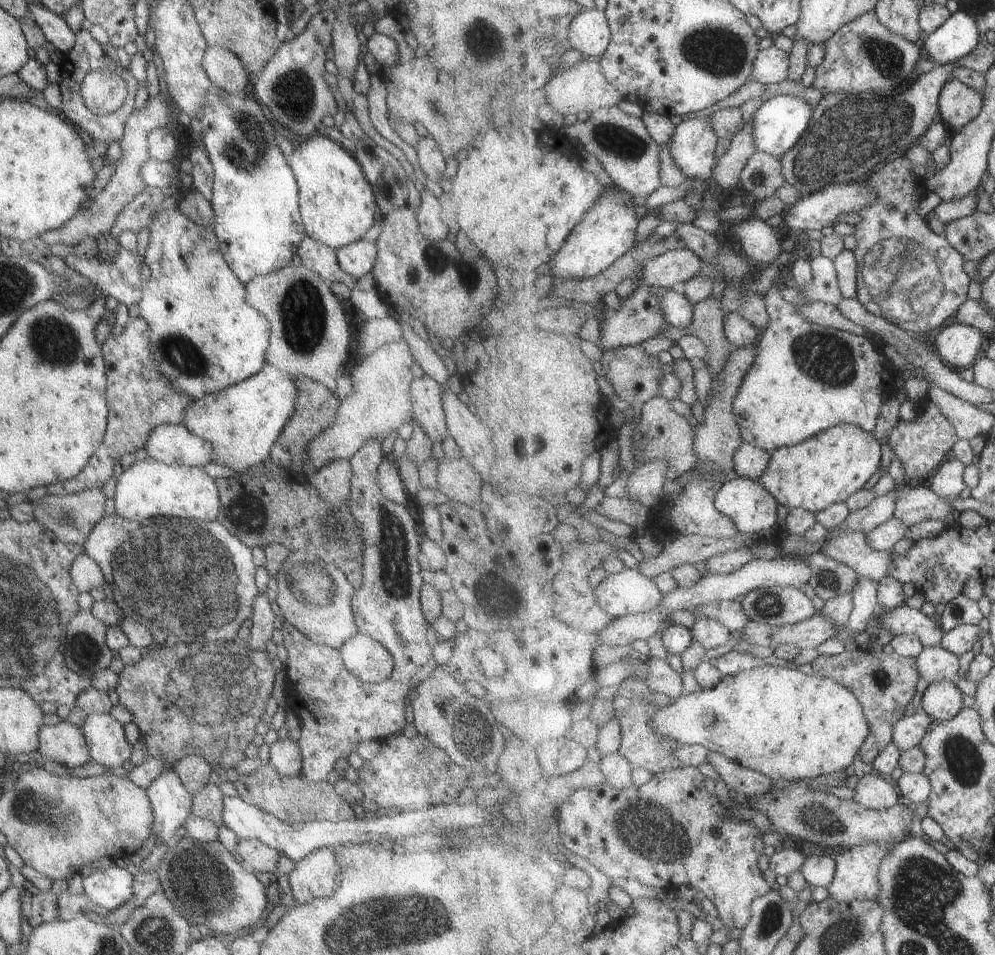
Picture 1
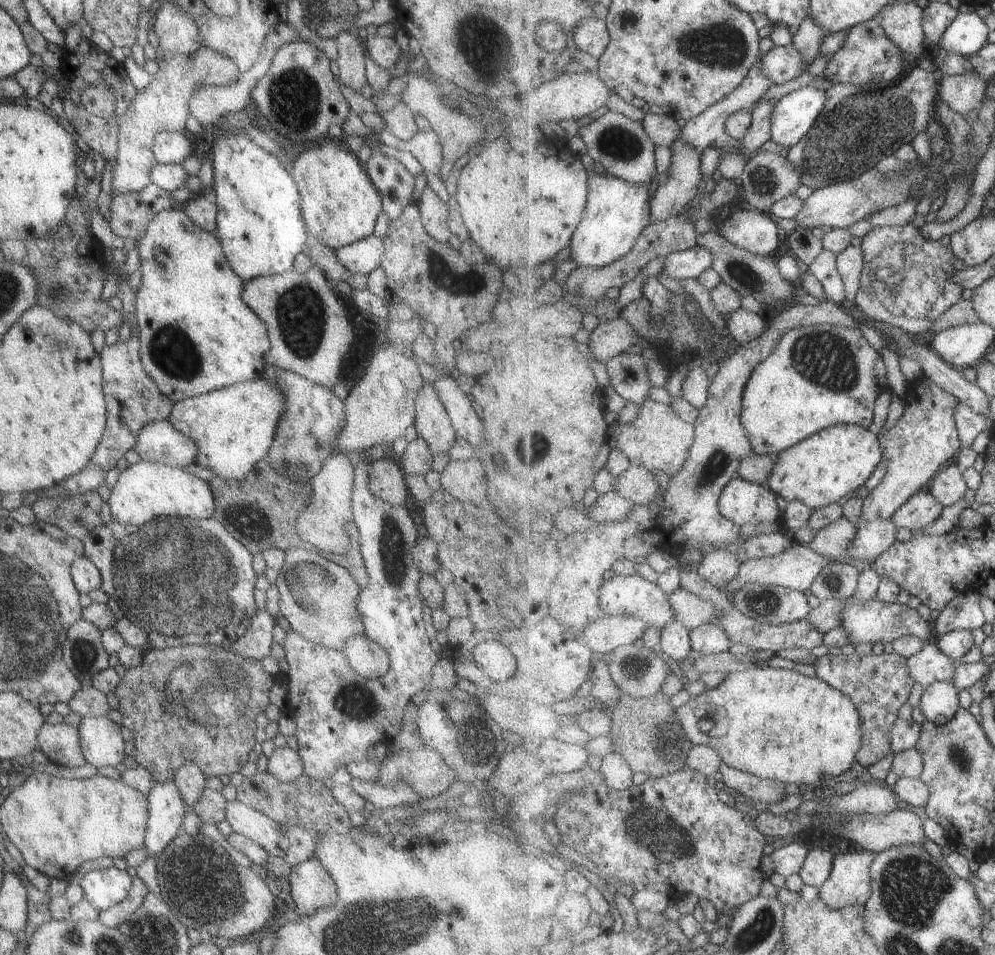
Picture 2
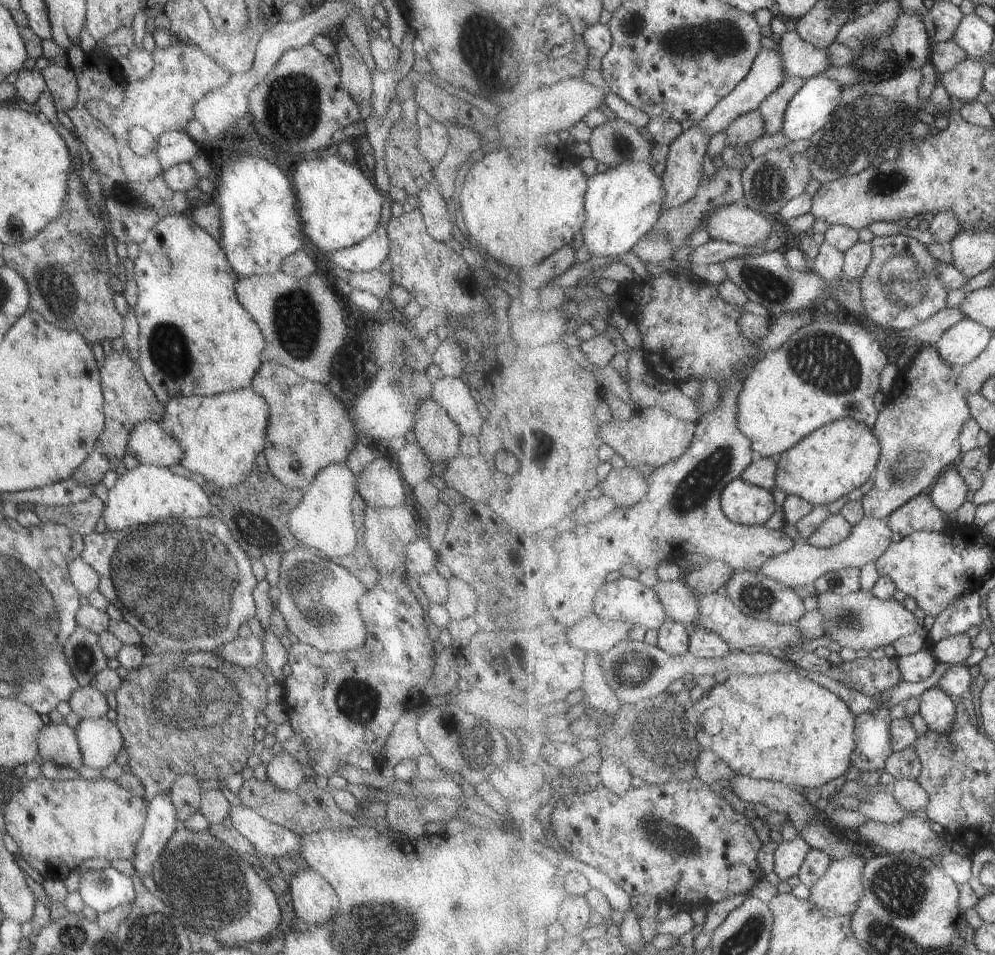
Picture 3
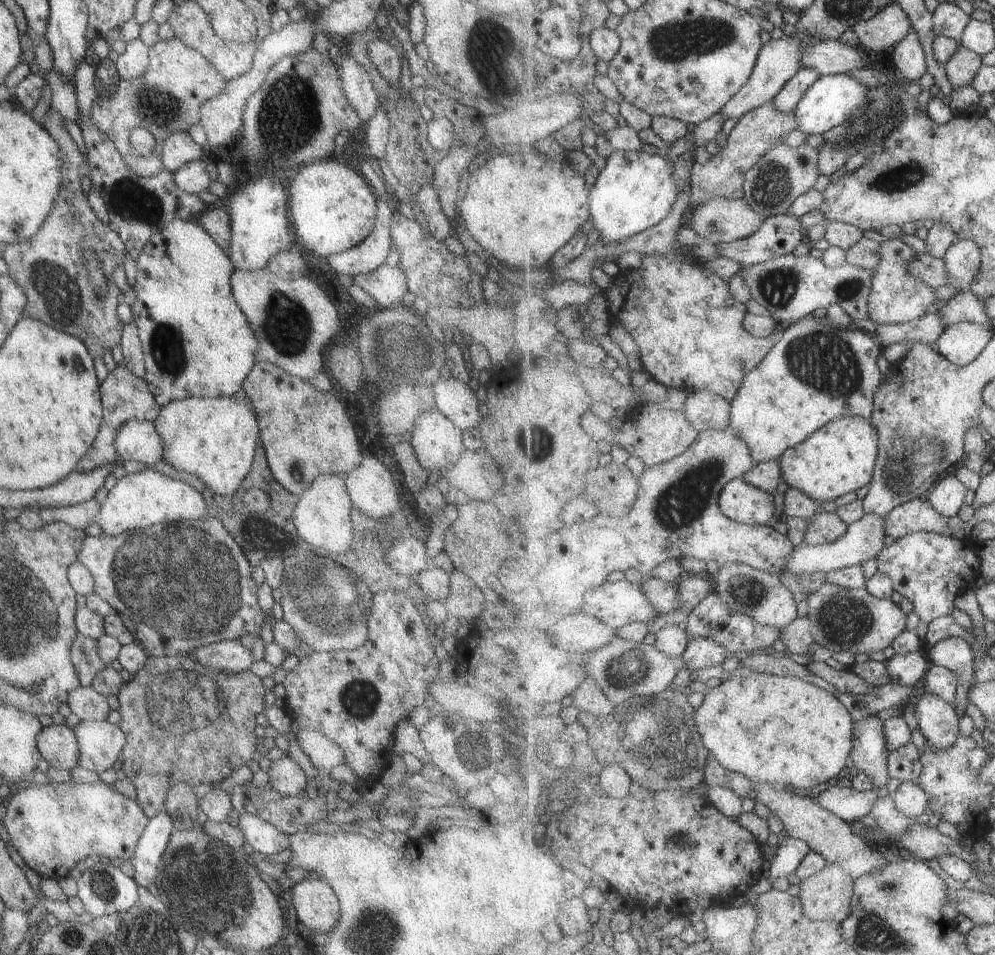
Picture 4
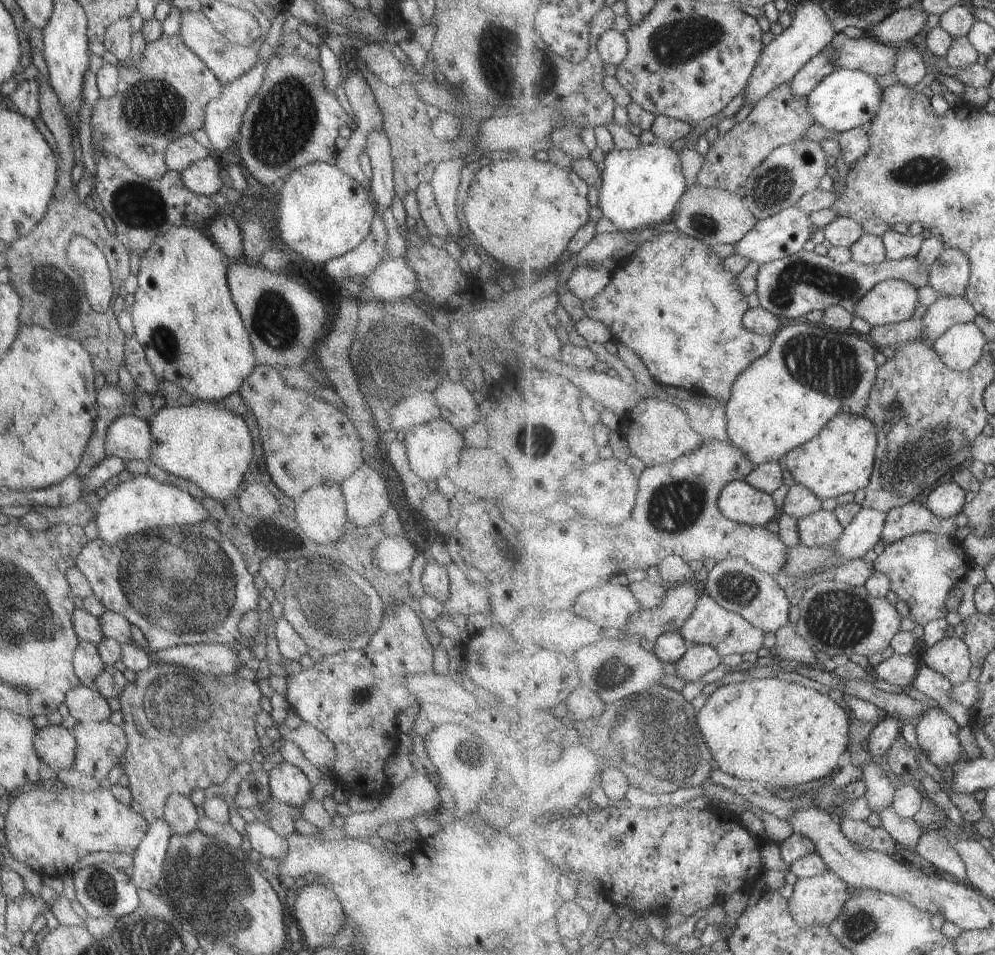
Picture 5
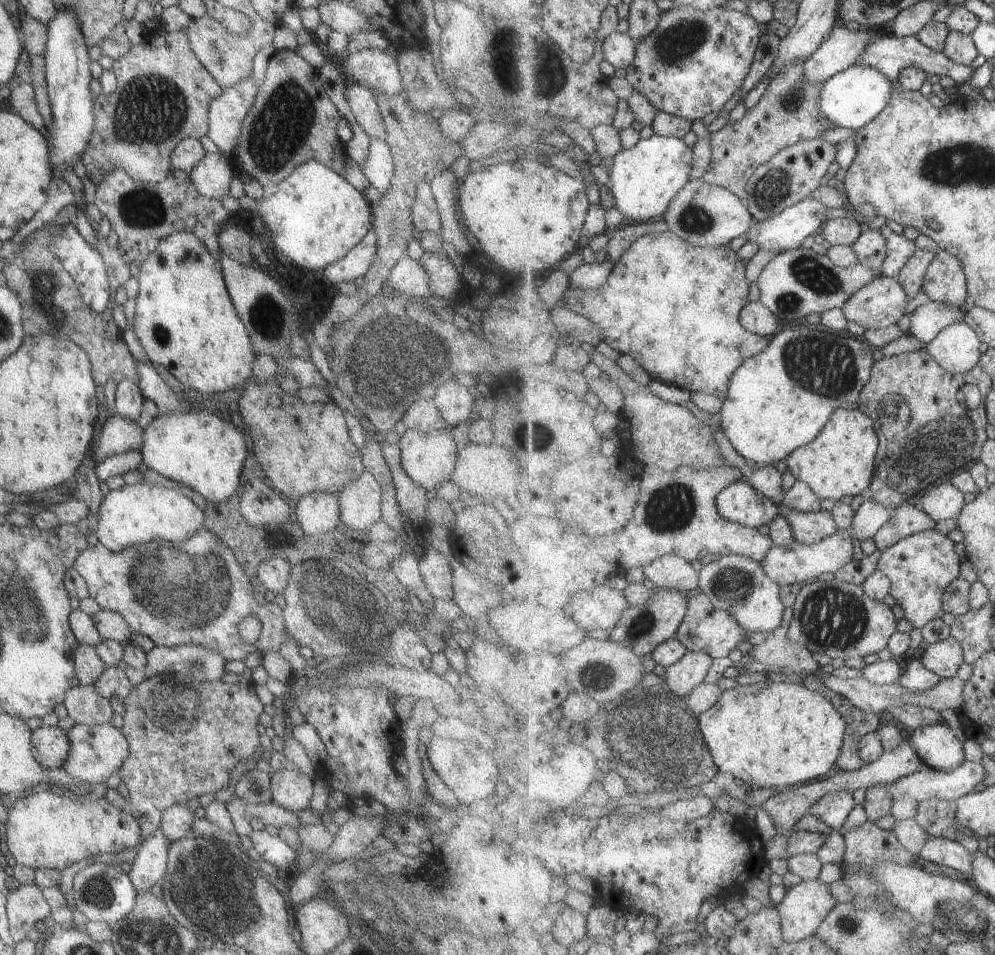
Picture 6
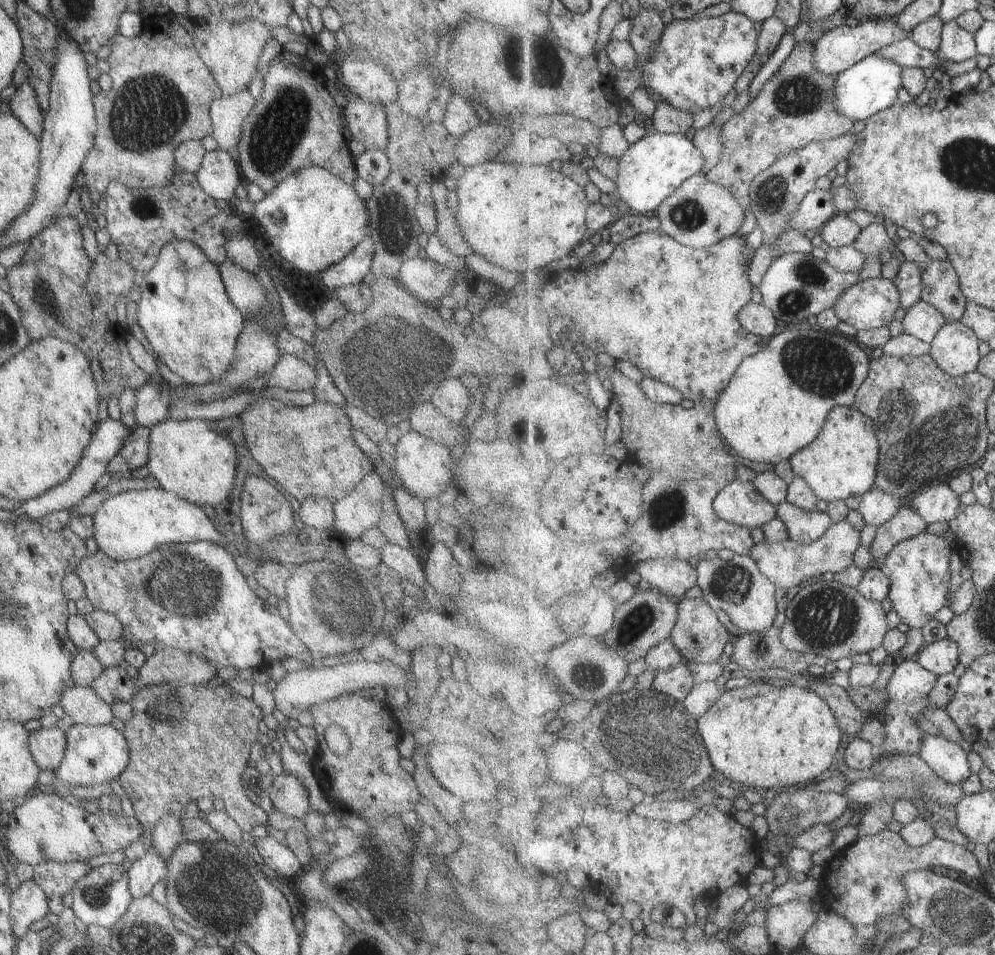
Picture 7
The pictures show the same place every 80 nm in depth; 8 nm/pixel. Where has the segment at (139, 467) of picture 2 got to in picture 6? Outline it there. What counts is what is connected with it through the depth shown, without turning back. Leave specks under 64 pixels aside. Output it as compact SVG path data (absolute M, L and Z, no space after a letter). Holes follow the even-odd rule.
M142 481L139 484L123 484L121 488L111 490L104 496L98 507L94 532L97 541L106 550L121 552L127 546L141 545L155 538L181 543L199 528L204 528L203 520L204 511L178 489L154 486Z

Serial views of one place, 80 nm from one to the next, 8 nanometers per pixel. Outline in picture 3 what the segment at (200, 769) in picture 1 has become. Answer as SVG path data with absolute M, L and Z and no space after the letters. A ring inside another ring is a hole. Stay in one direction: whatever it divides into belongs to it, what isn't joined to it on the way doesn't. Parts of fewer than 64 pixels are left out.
M179 774L168 789L169 798L177 812L177 829L181 829L183 822L197 812L201 794L199 783L191 774Z

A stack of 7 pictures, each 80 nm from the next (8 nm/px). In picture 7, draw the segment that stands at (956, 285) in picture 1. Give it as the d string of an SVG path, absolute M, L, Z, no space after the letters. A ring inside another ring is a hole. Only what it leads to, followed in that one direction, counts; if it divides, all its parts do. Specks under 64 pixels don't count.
M885 278L866 279L853 288L845 290L837 302L837 316L843 323L851 325L857 331L878 330L883 327L889 327L895 312L901 308L901 292L893 280Z

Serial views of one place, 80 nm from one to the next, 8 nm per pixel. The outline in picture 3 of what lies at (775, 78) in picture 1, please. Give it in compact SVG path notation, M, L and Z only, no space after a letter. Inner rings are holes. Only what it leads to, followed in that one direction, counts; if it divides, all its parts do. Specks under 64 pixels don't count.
M796 30L785 32L778 43L779 52L783 56L783 70L789 78L811 79L820 76L821 72L831 68L829 50L823 50L815 44L806 42Z

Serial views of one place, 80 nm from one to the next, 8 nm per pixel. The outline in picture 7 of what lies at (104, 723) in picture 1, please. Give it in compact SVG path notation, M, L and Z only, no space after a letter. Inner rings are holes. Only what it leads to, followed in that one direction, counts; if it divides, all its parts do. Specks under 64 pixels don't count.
M74 724L64 734L65 754L57 769L53 771L53 775L67 786L107 785L110 780L116 779L129 762L125 738L110 724Z

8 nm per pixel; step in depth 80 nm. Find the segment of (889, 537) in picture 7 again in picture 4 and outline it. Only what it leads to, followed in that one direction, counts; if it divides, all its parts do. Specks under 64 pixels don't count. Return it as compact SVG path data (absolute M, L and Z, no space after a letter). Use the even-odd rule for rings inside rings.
M914 497L911 501L894 509L885 517L887 536L894 541L909 534L928 531L956 537L967 533L969 526L958 516L940 514L927 498Z

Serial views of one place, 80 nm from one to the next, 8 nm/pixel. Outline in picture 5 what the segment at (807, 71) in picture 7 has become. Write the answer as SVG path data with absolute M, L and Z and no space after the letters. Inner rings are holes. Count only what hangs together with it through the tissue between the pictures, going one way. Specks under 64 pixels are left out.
M781 84L769 92L762 101L755 104L749 116L725 135L719 136L710 145L705 166L698 177L700 186L729 190L741 198L746 196L746 183L751 174L777 148L801 141L807 130L816 124L809 111L808 96L800 97L792 89L792 84Z

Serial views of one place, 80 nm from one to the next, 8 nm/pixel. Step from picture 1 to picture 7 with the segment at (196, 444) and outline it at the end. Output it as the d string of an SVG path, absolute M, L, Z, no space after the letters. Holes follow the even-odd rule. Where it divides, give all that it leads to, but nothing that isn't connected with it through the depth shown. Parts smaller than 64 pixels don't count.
M107 417L106 420L99 422L88 446L85 447L81 458L73 467L72 473L63 482L52 486L43 494L19 502L18 507L14 510L17 520L36 521L39 517L43 517L44 514L53 511L67 511L78 502L81 502L87 494L94 491L95 479L104 473L107 462L121 450L123 442L129 438L129 434L131 434L131 430L127 426L123 426L119 420L111 420L111 418Z

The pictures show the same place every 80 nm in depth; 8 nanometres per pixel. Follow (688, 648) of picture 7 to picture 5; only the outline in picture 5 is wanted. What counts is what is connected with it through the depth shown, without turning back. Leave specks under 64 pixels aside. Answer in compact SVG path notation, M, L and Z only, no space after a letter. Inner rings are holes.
M703 592L695 611L687 620L687 623L681 628L681 634L685 636L687 642L695 642L695 644L710 644L719 650L721 656L730 654L756 653L763 654L763 641L767 633L763 628L751 624L743 616L726 610L717 602L712 595Z

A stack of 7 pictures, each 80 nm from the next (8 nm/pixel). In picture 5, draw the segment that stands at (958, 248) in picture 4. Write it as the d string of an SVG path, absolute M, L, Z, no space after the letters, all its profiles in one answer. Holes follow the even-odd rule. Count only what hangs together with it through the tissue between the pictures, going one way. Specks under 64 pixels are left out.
M948 247L932 266L929 286L933 287L939 295L942 297L966 296L973 262L971 262L971 256L965 254L965 250Z

